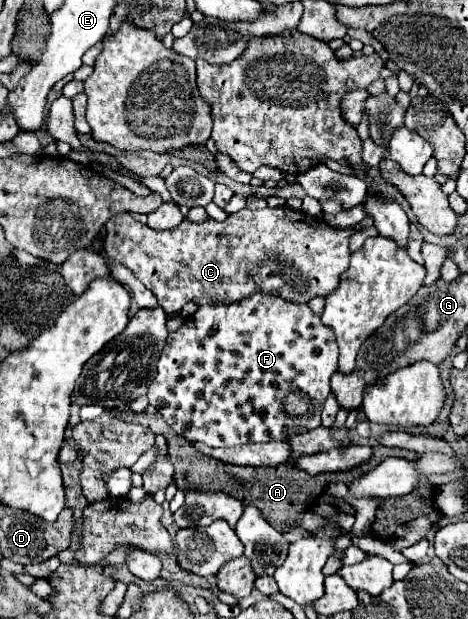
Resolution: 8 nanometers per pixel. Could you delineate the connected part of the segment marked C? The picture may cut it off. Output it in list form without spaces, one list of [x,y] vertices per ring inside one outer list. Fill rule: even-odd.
[[[288,207],[278,209],[240,209],[226,217],[226,221],[206,219],[202,223],[182,221],[174,229],[156,231],[150,229],[146,223],[140,223],[130,213],[118,213],[106,221],[106,239],[104,249],[112,261],[122,263],[128,267],[136,279],[140,279],[158,299],[158,305],[168,313],[176,315],[188,301],[196,301],[200,305],[208,301],[240,301],[248,293],[256,289],[264,289],[266,293],[280,293],[290,301],[310,301],[316,295],[332,293],[342,273],[350,265],[350,249],[348,237],[352,229],[336,229],[328,223],[304,213],[292,211]],[[292,273],[292,285],[286,283],[284,275]]]

